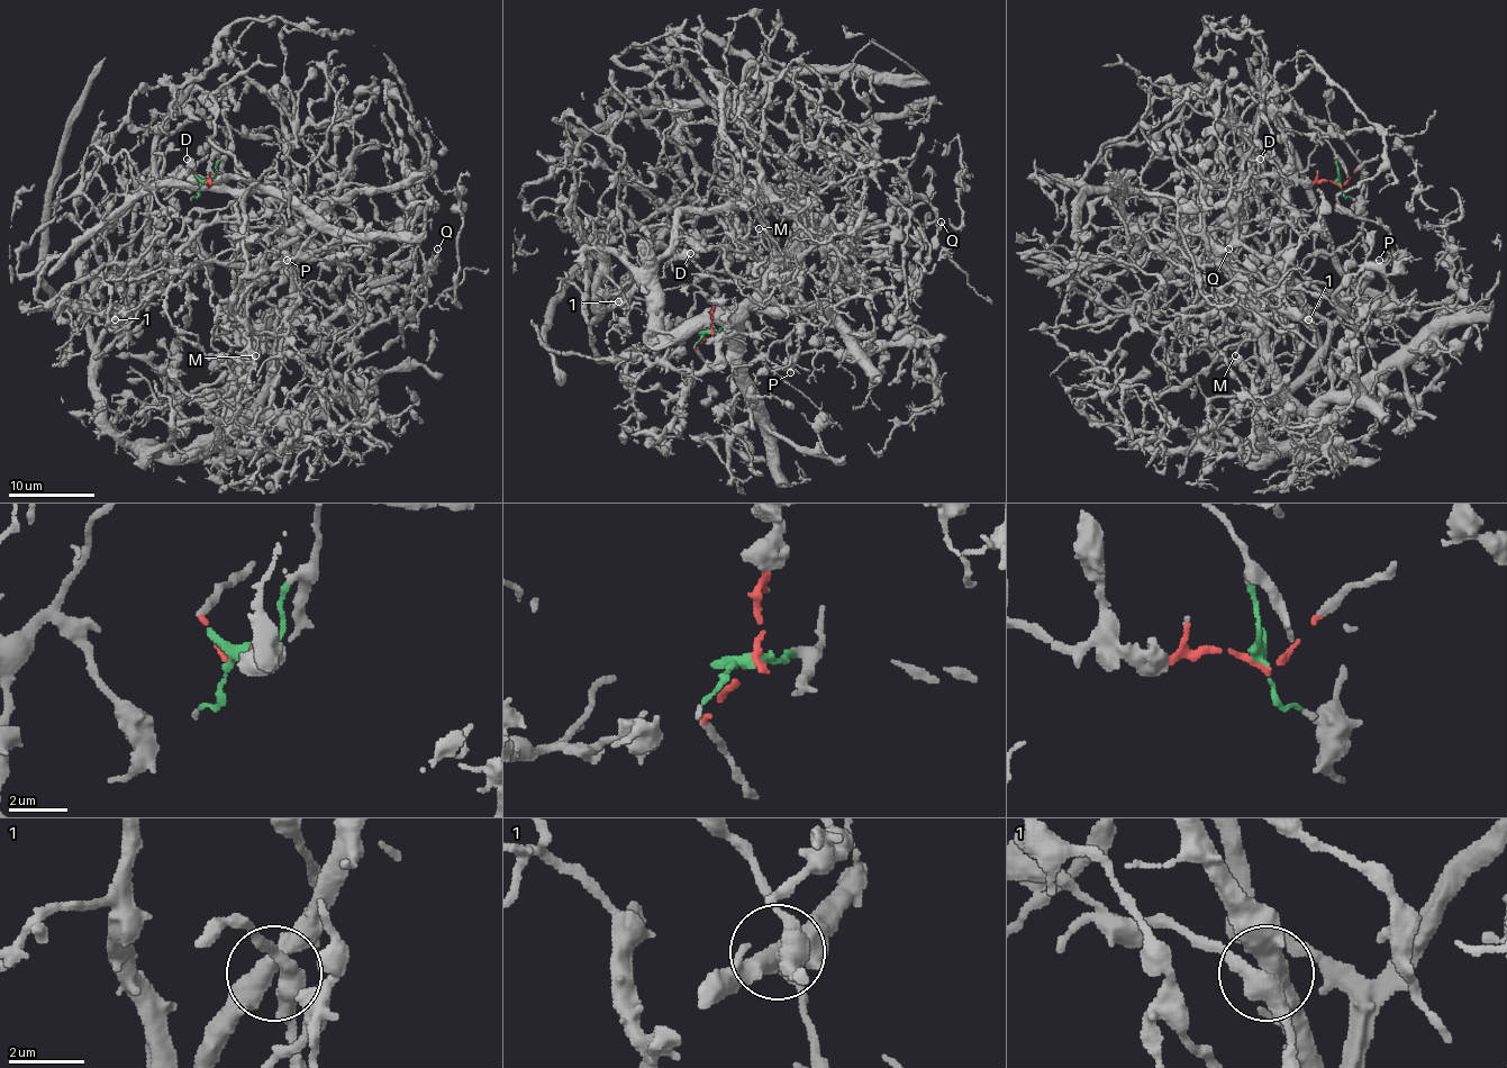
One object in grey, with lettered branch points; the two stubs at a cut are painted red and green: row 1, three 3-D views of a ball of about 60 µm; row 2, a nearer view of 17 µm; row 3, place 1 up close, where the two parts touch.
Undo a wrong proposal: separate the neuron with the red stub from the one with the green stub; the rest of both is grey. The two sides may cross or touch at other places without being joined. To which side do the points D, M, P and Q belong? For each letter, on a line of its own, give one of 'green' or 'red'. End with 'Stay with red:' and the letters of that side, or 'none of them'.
D: red
M: green
P: red
Q: red
Stay with red: D, P, Q

